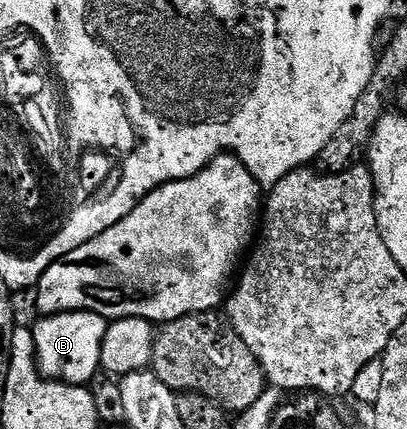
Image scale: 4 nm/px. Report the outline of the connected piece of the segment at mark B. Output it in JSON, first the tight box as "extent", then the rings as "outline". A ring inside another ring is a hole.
{"extent":[31,310,109,386],"outline":[[[79,310],[65,314],[49,314],[31,327],[36,345],[34,359],[45,378],[53,382],[65,382],[71,386],[88,386],[91,378],[101,373],[102,340],[106,340],[109,319],[94,312]]]}

